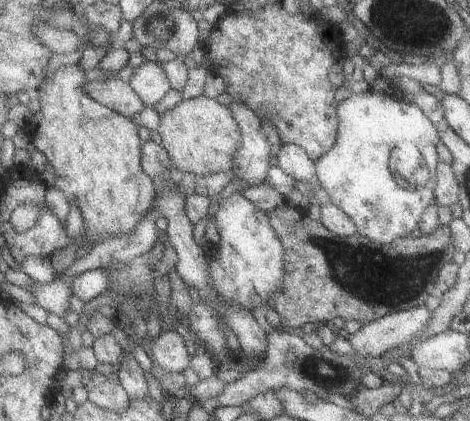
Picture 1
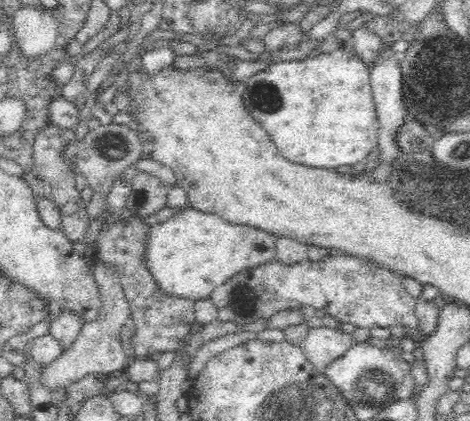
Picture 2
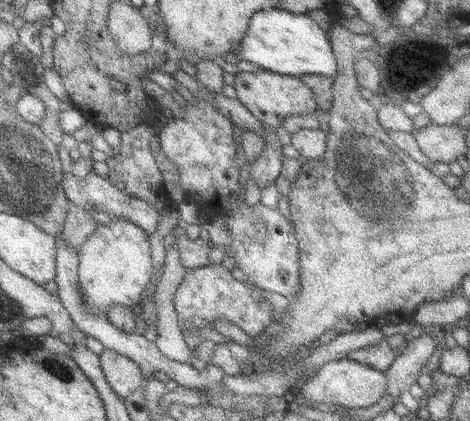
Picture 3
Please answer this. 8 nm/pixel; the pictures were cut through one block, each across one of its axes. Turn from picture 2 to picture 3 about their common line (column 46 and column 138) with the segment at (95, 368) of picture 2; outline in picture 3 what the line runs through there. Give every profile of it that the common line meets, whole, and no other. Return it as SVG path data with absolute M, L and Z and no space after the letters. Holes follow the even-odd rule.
M105 348L101 354L101 368L109 382L109 388L123 400L127 400L135 390L147 384L147 378L139 364L123 356L121 352Z

